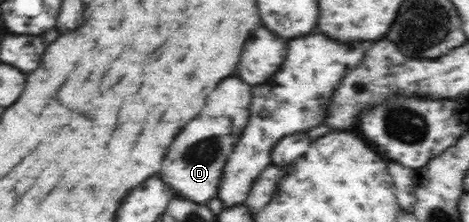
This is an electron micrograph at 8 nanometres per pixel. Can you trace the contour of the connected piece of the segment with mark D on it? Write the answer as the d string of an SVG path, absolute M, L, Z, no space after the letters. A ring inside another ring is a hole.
M226 77L218 85L218 89L208 97L204 111L194 121L190 121L186 125L186 129L174 139L172 147L166 153L166 161L162 163L160 177L173 190L173 197L180 196L189 199L191 202L197 202L199 205L207 205L212 198L217 197L226 159L228 159L236 141L242 135L242 129L249 123L251 115L248 107L250 107L250 103L252 103L252 87L238 77Z

